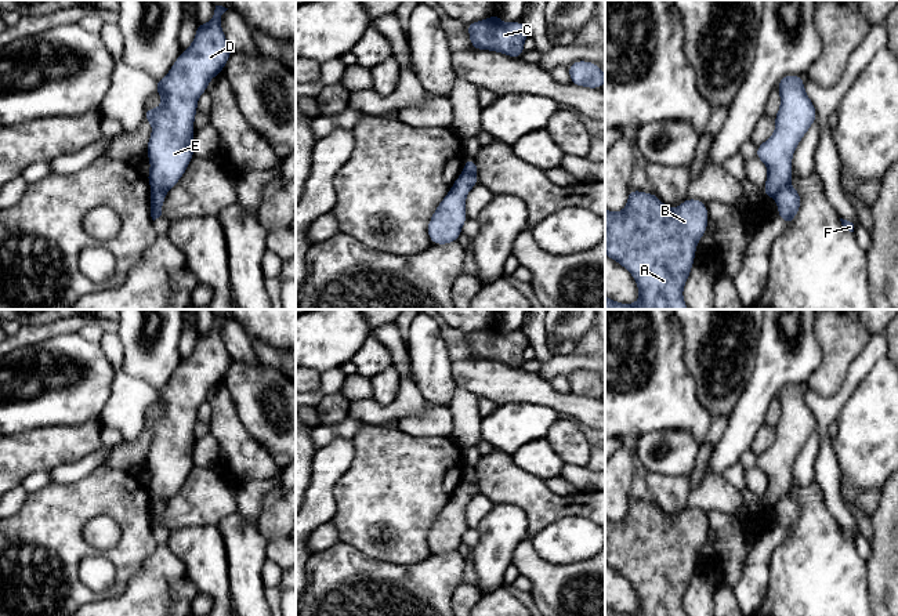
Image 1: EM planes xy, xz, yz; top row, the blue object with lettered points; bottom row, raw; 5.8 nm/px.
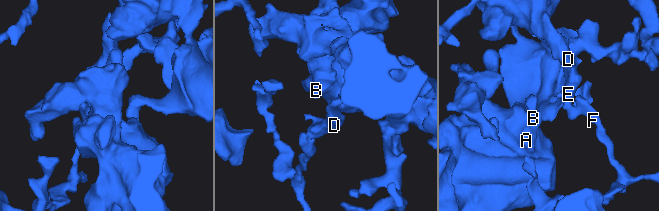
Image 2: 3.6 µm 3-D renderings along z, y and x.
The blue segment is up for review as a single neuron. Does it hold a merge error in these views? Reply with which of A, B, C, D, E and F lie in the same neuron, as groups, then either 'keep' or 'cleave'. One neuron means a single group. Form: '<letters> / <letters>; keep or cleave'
A B C F / D E; cleave

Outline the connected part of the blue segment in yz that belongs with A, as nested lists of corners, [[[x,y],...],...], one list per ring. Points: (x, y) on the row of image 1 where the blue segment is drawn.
[[[629,189],[623,211],[605,209],[605,254],[633,275],[640,291],[636,304],[620,304],[605,296],[605,309],[688,309],[682,289],[707,222],[706,203],[698,199],[685,199],[670,210],[655,193],[634,189]]]

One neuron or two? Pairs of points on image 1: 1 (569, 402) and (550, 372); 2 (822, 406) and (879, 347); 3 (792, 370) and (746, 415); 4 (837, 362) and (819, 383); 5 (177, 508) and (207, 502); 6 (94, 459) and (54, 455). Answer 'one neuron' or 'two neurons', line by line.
1: two neurons
2: one neuron
3: one neuron
4: one neuron
5: one neuron
6: two neurons

